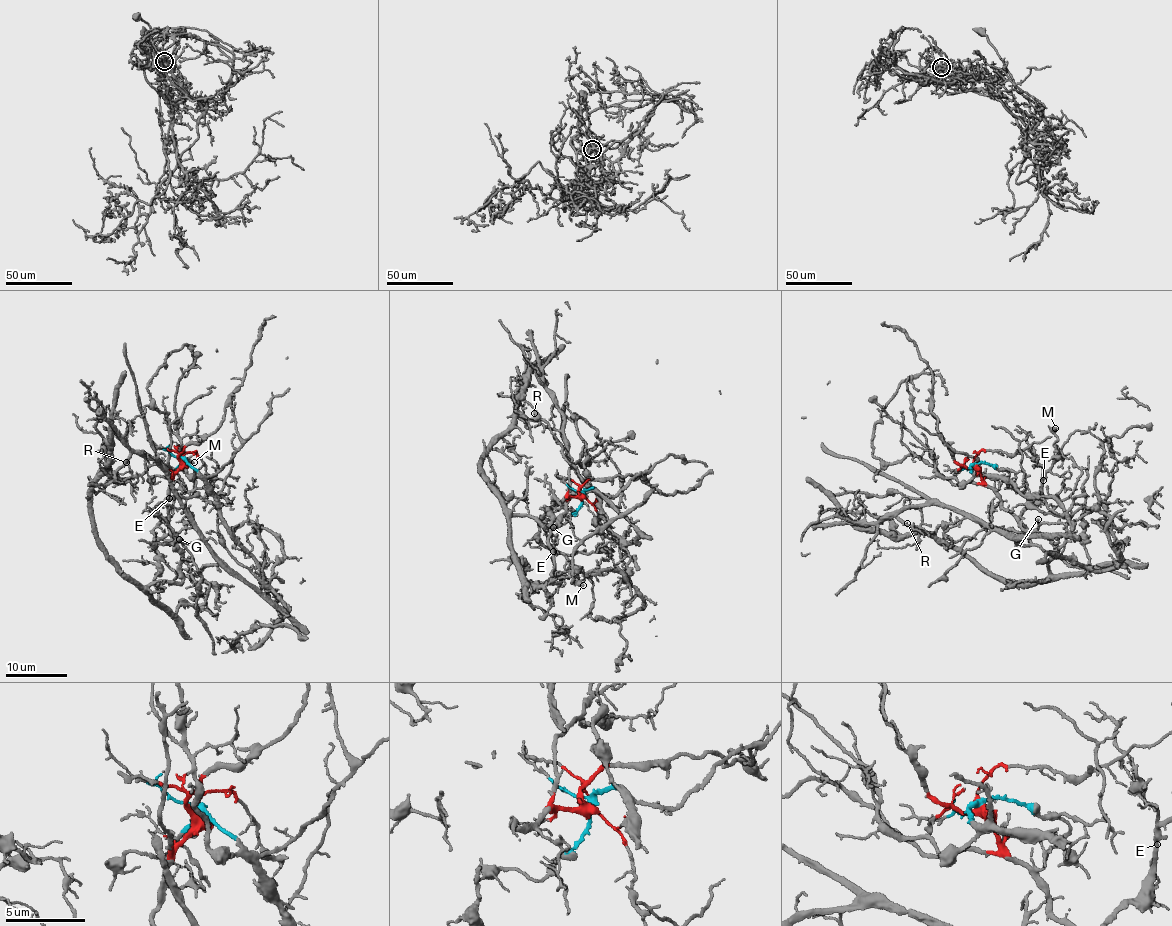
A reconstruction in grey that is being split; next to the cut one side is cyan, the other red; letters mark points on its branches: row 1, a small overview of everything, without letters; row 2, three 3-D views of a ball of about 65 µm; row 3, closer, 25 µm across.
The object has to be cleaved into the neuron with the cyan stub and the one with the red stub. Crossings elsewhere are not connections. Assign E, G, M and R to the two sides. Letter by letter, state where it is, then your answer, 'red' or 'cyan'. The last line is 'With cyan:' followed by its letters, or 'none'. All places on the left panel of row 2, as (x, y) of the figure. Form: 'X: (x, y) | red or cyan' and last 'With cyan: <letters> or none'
E: (169, 498) | red
G: (179, 539) | cyan
M: (194, 462) | red
R: (126, 462) | cyan
With cyan: G, R

